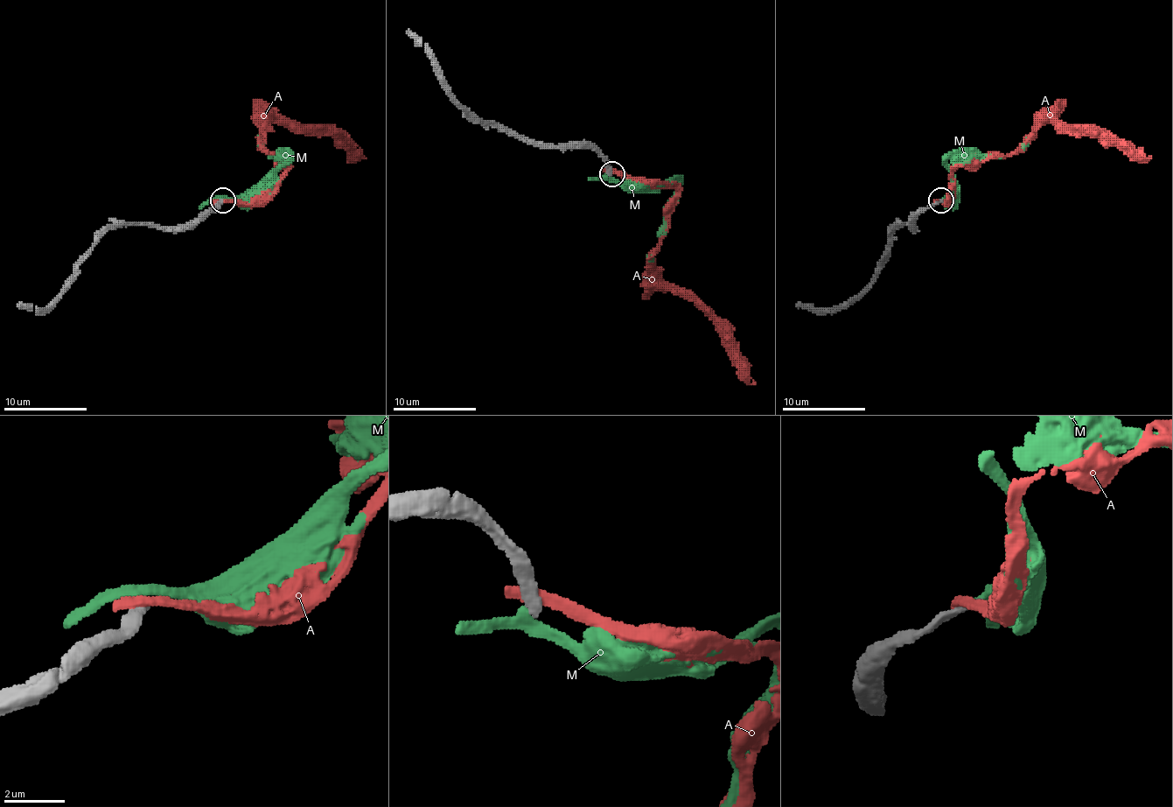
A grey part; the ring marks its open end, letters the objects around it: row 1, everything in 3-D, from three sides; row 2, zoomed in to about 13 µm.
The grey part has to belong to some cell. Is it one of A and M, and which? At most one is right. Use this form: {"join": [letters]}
{"join": []}

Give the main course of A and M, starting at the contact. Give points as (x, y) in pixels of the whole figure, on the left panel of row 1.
A: (218, 202), (228, 199), (255, 204), (287, 168), (261, 143), (261, 130), (274, 118), (316, 124), (364, 156)
M: (219, 199), (249, 198), (289, 157), (269, 157), (263, 150), (260, 135)

